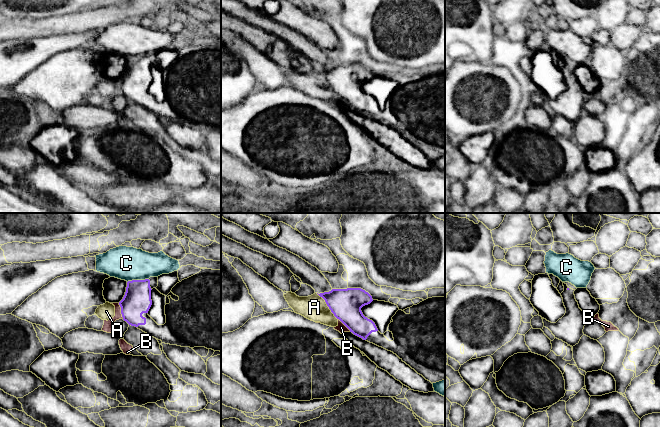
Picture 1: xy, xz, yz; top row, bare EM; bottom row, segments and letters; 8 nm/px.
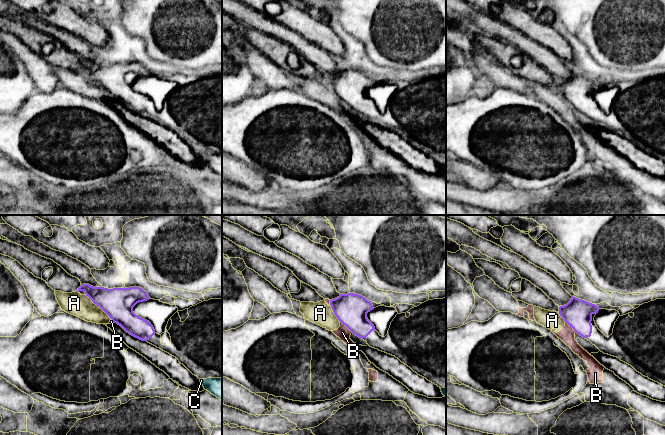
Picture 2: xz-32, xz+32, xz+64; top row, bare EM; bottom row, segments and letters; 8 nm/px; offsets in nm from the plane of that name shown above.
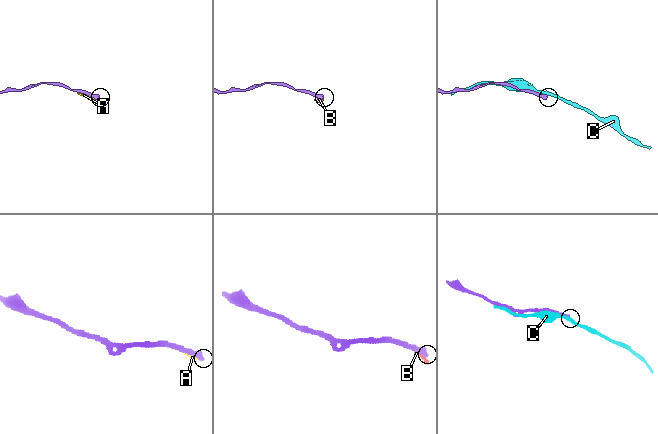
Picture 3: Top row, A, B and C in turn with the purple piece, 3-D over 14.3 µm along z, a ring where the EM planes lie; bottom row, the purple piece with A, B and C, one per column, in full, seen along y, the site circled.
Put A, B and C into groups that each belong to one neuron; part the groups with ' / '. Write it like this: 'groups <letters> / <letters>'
groups A B / C

